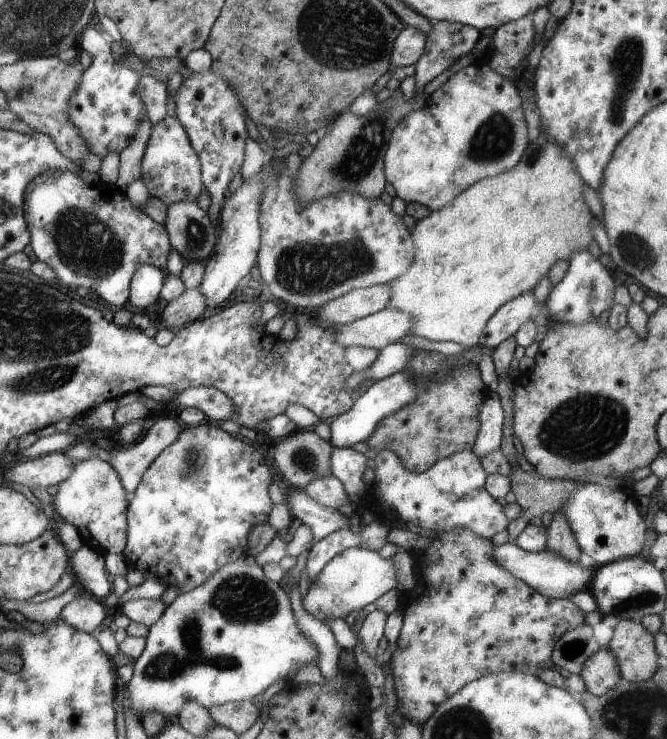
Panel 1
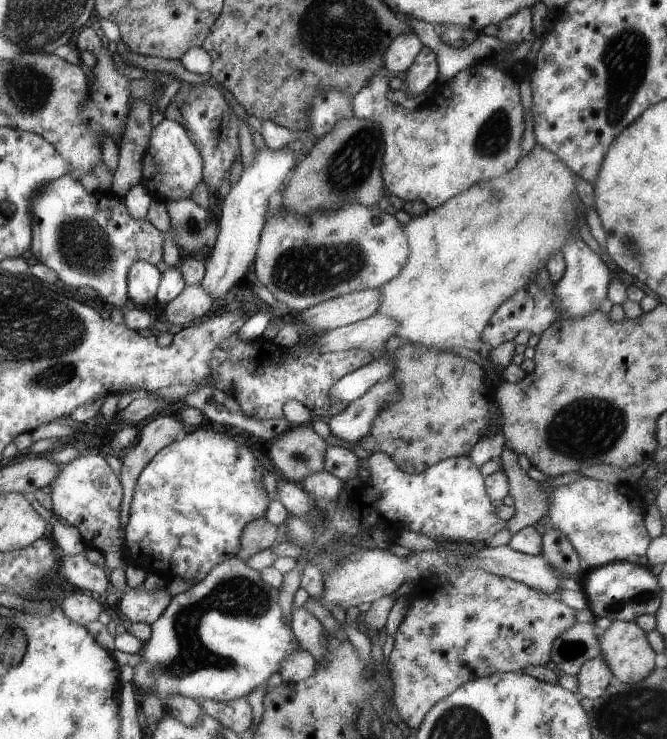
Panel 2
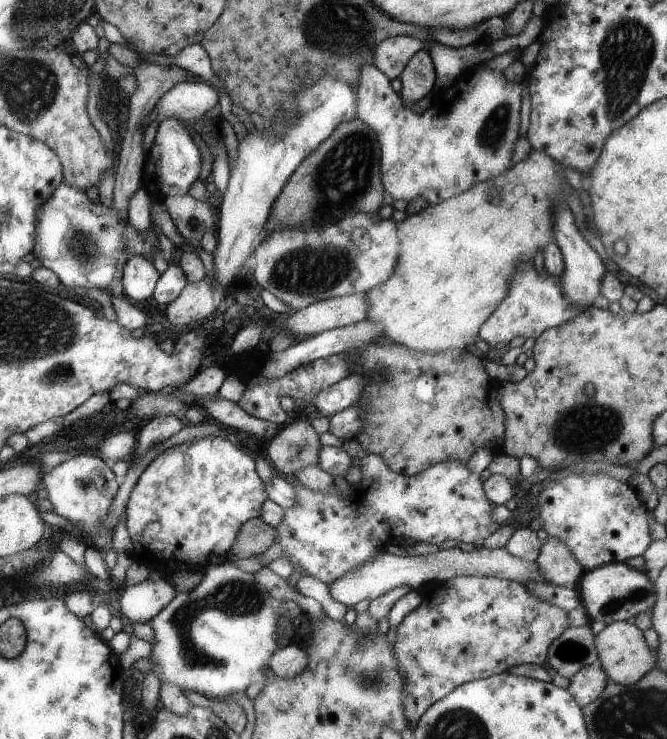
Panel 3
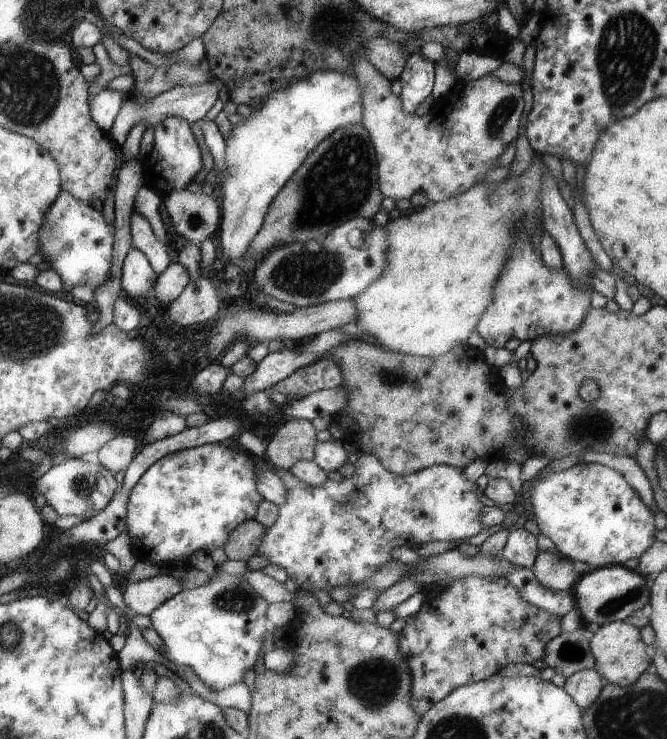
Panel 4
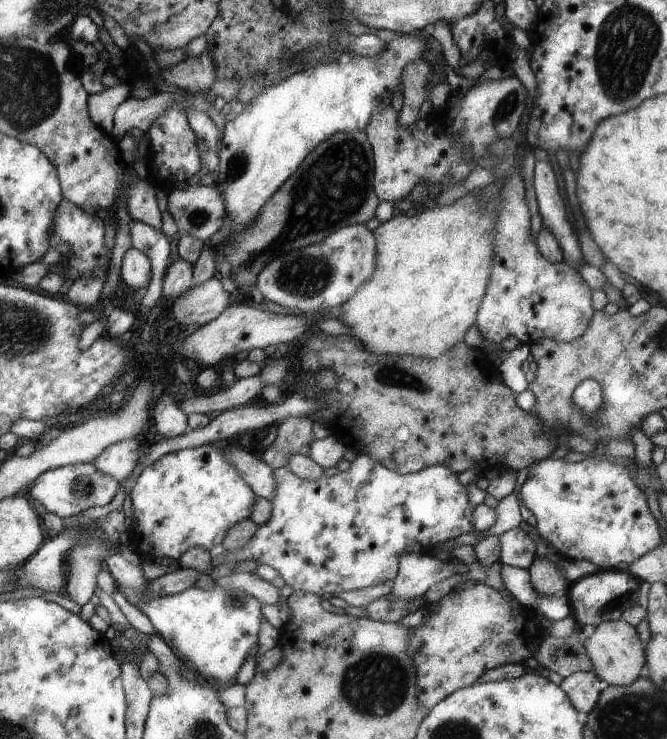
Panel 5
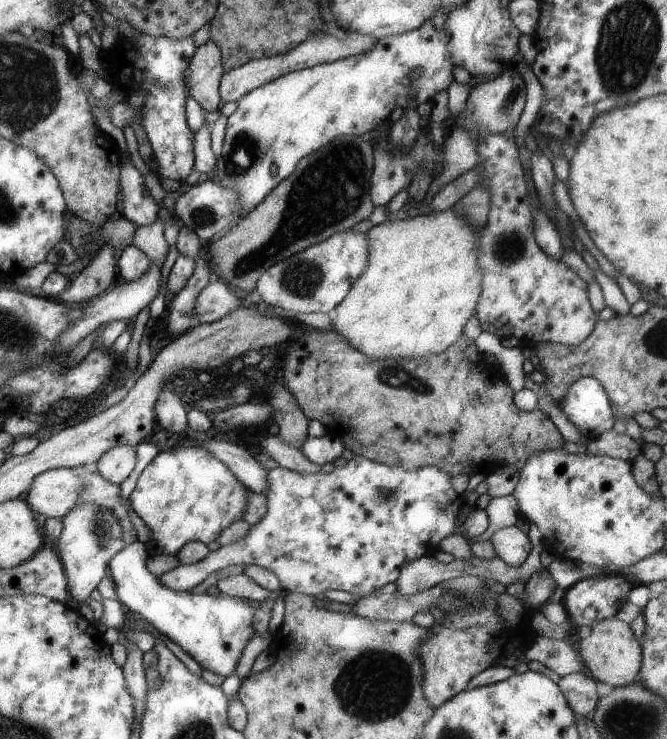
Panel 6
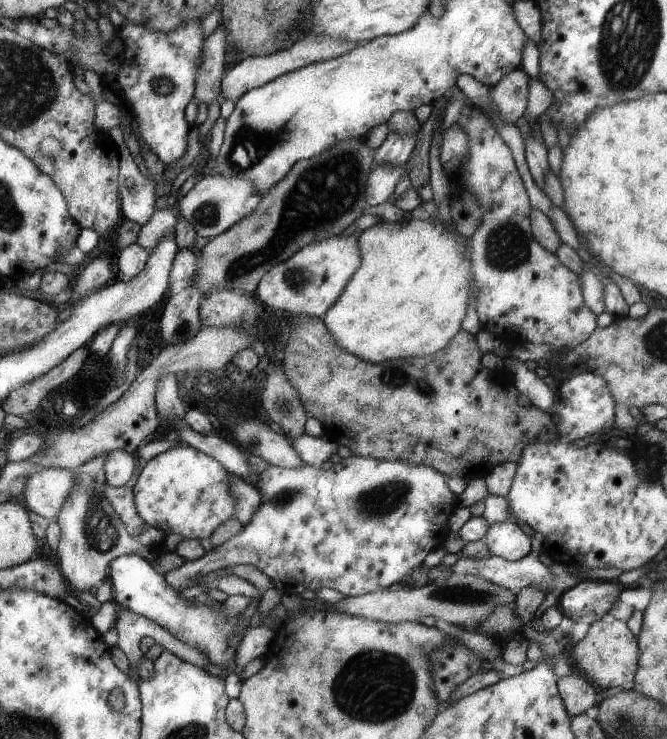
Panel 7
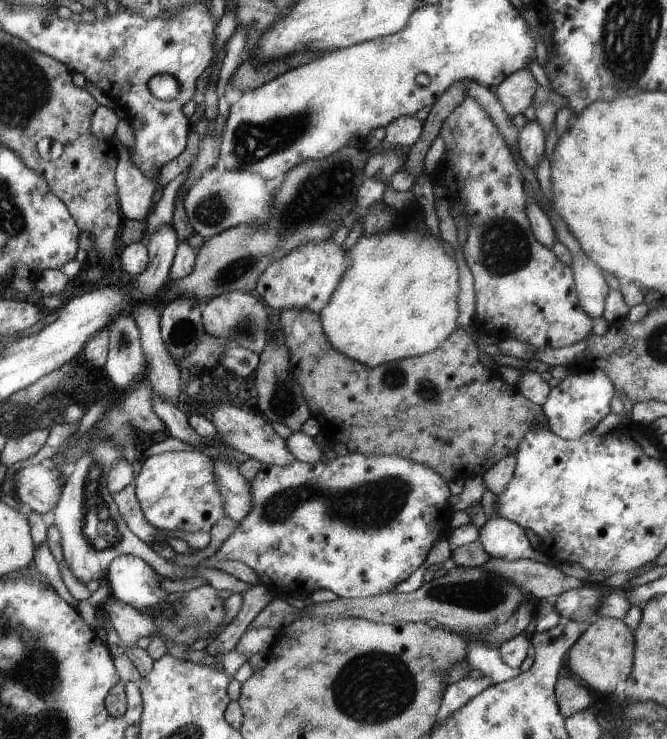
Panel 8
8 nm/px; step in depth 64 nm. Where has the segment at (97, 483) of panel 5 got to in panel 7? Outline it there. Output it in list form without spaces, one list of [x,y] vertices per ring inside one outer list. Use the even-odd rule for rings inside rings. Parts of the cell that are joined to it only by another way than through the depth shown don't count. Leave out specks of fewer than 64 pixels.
[[[43,467],[26,478],[20,498],[31,512],[47,520],[55,519],[72,487],[76,486],[74,474],[69,469]],[[107,484],[102,486],[102,494],[110,503],[115,514],[125,525],[127,534],[136,538],[144,524],[135,510],[133,491],[126,487],[112,487]]]

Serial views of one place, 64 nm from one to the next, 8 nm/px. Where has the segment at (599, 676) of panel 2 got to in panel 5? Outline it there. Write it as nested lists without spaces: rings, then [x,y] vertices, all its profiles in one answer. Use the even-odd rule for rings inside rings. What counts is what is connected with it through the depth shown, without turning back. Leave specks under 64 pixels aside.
[[[574,672],[566,676],[559,684],[574,707],[584,717],[593,708],[599,696],[599,680],[593,672]]]

